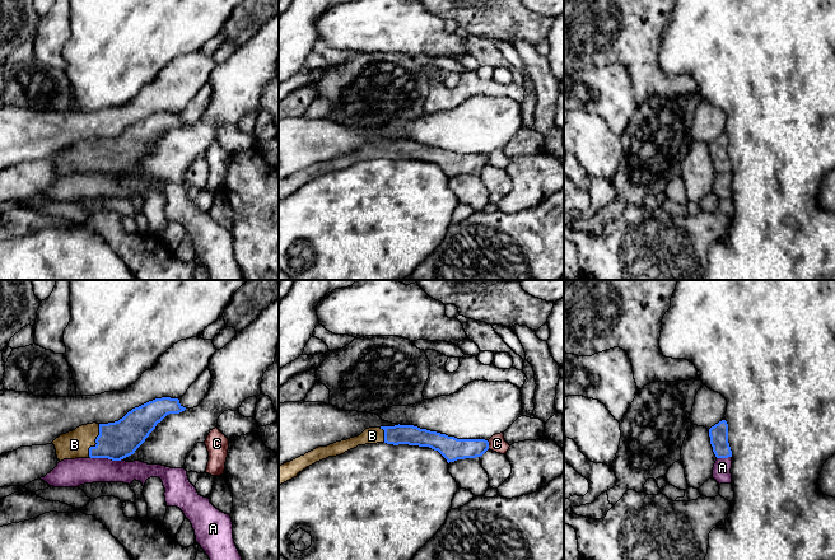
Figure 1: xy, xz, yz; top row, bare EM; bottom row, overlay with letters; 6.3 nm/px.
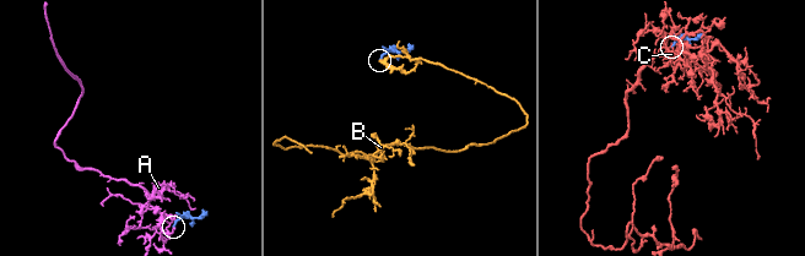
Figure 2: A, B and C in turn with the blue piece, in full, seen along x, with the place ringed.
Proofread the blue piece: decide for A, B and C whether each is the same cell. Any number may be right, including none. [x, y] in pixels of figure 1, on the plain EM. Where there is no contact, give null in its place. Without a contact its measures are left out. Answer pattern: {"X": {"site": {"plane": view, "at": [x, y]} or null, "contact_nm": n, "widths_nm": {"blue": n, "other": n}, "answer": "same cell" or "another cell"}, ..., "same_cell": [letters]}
{"A": {"site": {"plane": "xy", "at": [107, 172]}, "contact_nm": 200, "widths_nm": {"blue": 240, "other": 180}, "answer": "another cell"}, "B": {"site": {"plane": "xy", "at": [96, 157]}, "contact_nm": 220, "widths_nm": {"blue": 240, "other": 180}, "answer": "same cell"}, "C": {"site": {"plane": "xz", "at": [488, 159]}, "contact_nm": 60, "widths_nm": {"blue": 150, "other": 110}, "answer": "another cell"}, "same_cell": ["B"]}

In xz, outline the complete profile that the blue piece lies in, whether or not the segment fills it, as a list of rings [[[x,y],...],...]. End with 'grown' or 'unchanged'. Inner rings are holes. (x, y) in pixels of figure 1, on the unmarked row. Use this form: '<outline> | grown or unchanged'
[[[398,139],[395,141],[369,143],[358,151],[336,157],[327,162],[318,162],[304,171],[279,181],[279,201],[297,192],[299,187],[316,177],[344,169],[358,160],[377,158],[429,162],[438,165],[448,178],[457,174],[481,172],[489,164],[489,157],[485,154],[457,154],[414,140]]] | grown

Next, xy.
[[[155,113],[132,123],[118,136],[81,140],[60,150],[52,159],[60,177],[75,173],[121,176],[134,169],[167,130],[185,125],[178,113]]] | grown

